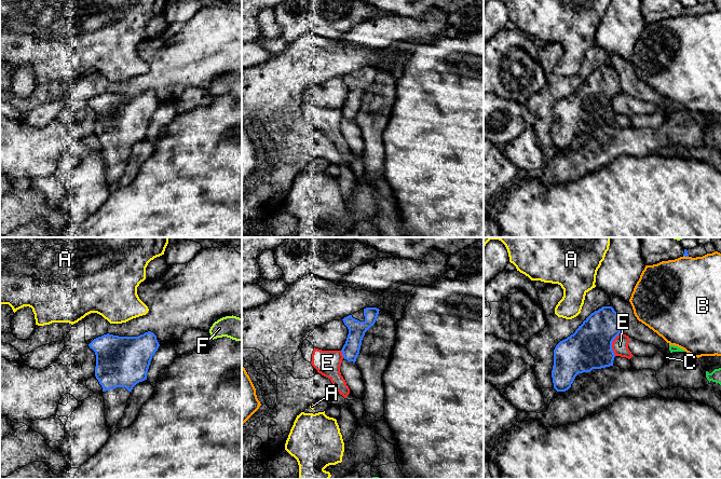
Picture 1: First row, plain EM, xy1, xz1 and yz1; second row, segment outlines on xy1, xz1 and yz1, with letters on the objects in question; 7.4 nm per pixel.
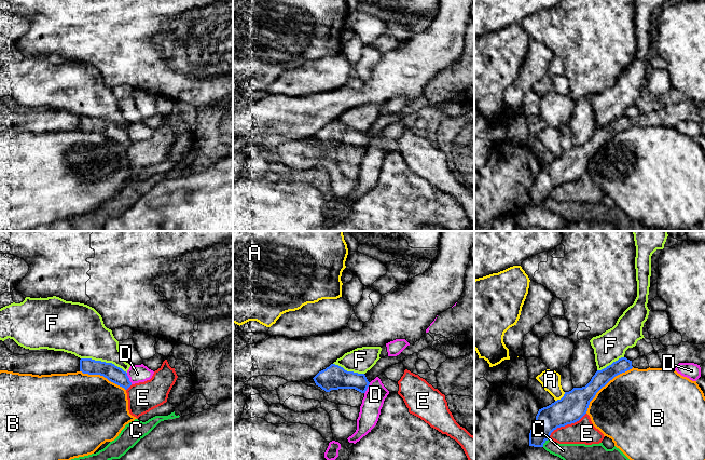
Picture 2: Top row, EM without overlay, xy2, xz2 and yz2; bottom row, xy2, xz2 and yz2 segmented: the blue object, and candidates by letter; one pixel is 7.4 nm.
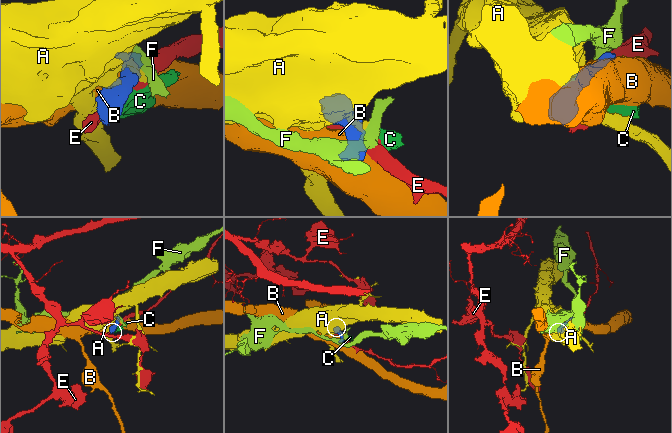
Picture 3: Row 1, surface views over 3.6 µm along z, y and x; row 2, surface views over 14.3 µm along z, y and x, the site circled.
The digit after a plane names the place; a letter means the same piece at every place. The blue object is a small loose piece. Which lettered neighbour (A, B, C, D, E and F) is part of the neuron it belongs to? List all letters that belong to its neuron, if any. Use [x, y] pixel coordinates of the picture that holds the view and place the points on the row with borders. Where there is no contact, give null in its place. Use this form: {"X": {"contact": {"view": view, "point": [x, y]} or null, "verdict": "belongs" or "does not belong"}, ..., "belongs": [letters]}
{"A": {"contact": {"view": "yz2", "point": [562, 397]}, "verdict": "does not belong"}, "B": {"contact": {"view": "yz2", "point": [605, 384]}, "verdict": "does not belong"}, "C": {"contact": {"view": "yz2", "point": [544, 442]}, "verdict": "does not belong"}, "D": {"contact": {"view": "xy2", "point": [128, 378]}, "verdict": "does not belong"}, "E": {"contact": {"view": "yz2", "point": [566, 424]}, "verdict": "does not belong"}, "F": {"contact": {"view": "xy2", "point": [104, 362]}, "verdict": "does not belong"}, "belongs": []}

